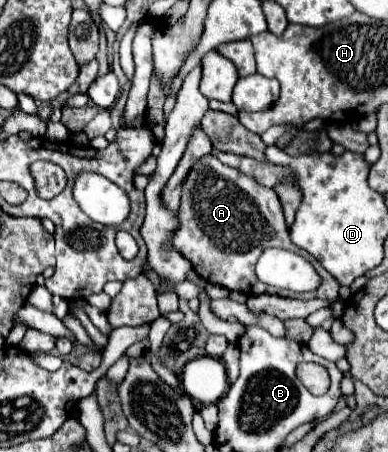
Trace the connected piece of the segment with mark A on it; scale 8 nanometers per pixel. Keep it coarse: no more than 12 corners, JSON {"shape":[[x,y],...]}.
{"shape":[[202,157],[174,247],[204,281],[268,293],[254,275],[290,241],[276,191]]}

